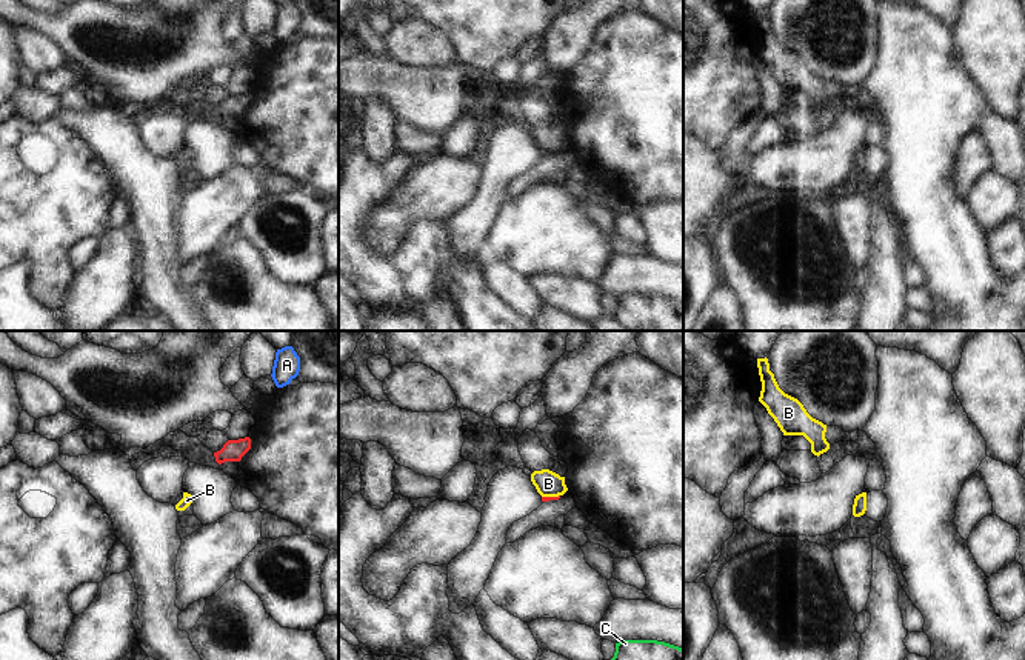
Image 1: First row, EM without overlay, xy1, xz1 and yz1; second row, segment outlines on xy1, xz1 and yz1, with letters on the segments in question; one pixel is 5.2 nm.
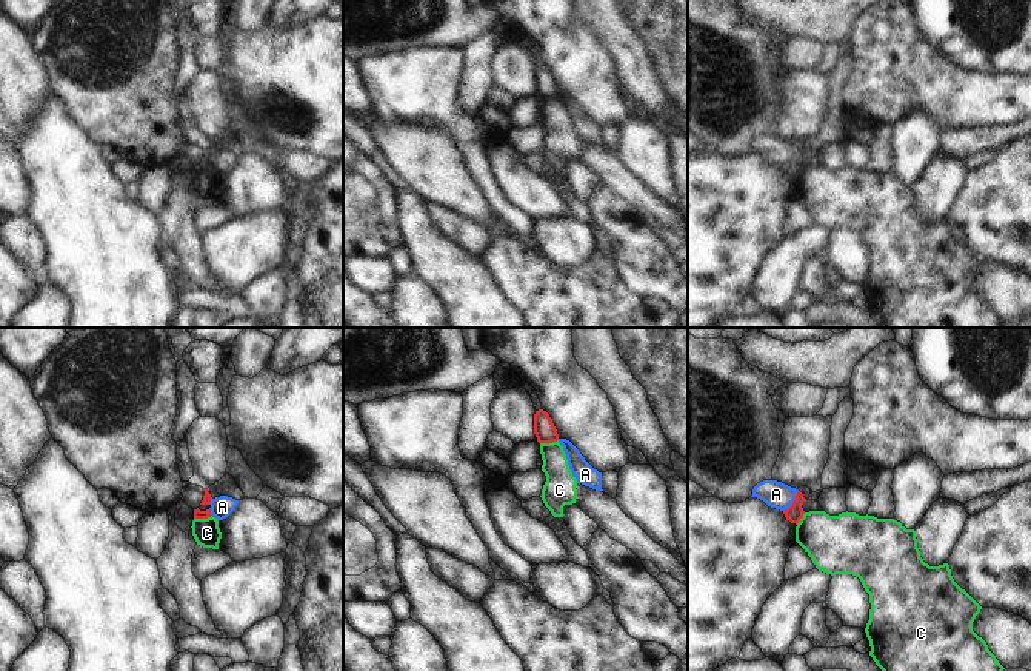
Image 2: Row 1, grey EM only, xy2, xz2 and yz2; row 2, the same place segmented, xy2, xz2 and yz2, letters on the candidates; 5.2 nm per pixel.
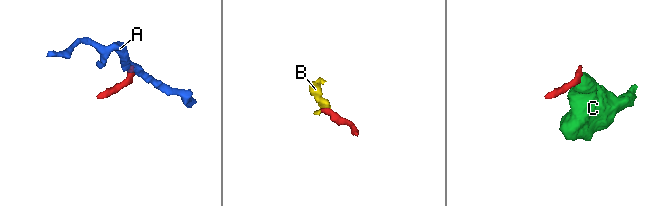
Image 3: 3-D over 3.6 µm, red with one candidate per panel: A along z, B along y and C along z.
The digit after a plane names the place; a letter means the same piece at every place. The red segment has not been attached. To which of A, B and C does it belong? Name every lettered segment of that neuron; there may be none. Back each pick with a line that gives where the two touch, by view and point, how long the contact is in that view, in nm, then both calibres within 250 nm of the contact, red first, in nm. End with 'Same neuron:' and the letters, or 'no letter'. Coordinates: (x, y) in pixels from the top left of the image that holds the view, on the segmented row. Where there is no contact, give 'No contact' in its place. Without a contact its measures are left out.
Same neuron: no letter.

